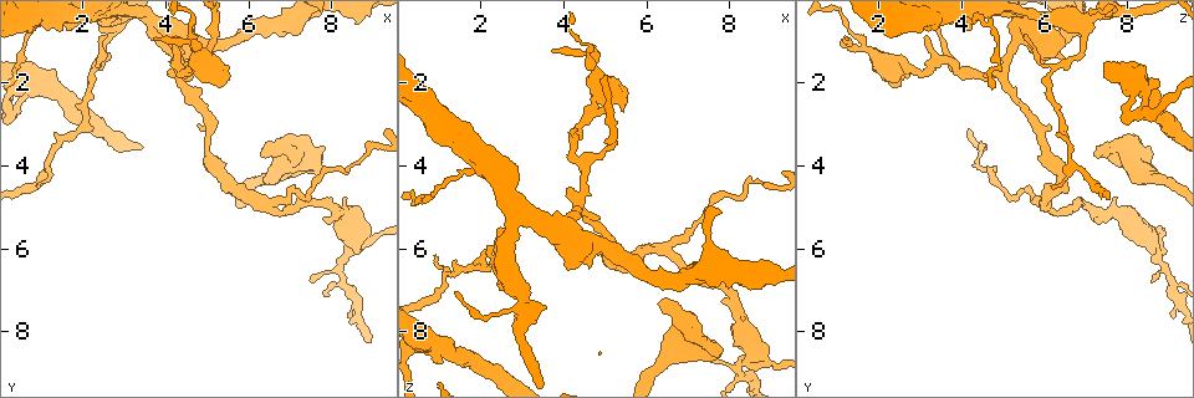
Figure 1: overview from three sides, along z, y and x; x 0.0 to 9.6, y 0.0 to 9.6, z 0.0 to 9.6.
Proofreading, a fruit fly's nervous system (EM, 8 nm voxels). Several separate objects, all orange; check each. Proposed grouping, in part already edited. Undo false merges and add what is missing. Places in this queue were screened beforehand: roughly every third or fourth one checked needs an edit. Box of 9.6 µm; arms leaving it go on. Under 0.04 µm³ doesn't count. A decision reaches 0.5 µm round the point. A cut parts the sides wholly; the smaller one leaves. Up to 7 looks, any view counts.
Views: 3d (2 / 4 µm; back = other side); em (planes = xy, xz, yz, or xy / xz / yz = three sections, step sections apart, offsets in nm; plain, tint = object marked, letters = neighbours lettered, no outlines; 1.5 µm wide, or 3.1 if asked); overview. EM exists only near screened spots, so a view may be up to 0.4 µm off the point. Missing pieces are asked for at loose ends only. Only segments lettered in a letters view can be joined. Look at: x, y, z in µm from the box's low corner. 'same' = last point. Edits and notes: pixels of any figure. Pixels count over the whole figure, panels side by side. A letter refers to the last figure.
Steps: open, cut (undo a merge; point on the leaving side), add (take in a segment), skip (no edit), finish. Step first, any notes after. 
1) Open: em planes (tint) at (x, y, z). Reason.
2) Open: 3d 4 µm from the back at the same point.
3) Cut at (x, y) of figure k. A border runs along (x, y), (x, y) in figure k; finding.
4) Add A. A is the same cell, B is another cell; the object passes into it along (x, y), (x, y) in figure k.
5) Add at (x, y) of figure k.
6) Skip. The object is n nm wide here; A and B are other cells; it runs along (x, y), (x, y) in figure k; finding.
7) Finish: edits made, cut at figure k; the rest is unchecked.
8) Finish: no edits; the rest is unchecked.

Open: em xy step 8 (tint) at (8.25, 6.85, 9.10).

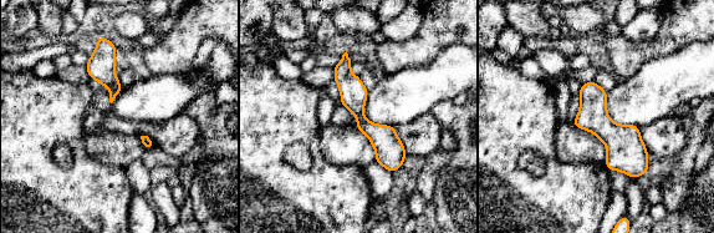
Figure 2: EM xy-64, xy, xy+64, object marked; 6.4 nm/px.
Open: em xz step 4 (tint) at the same point.

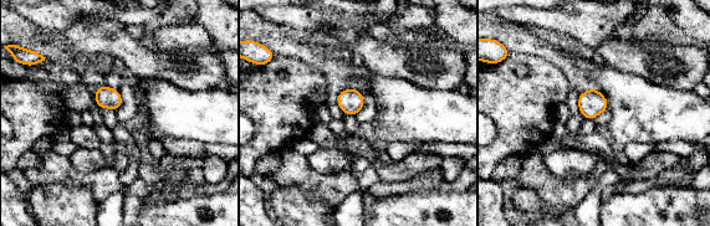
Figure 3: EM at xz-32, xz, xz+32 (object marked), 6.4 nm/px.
Open: em xz step 4 (letters) at the same point.

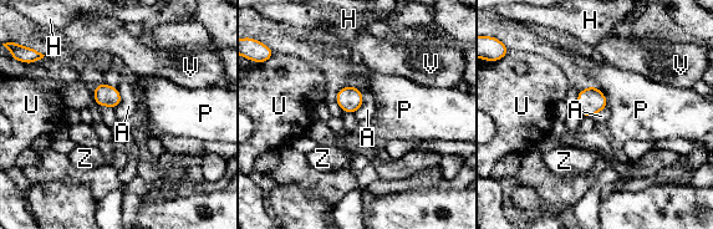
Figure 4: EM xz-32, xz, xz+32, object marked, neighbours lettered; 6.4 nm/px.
Skip. A, H, P, U, V and Z are other cells; a border runs along (356, 86), (362, 105), (354, 113) in figure 4; one cell here.

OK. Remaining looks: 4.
Open: 3d 4 µm at (4.75, 1.05, 1.15). Free end.

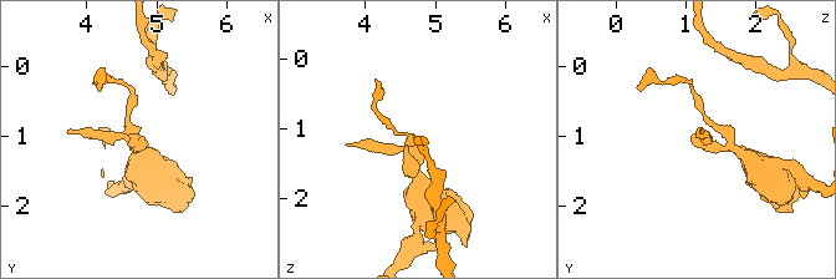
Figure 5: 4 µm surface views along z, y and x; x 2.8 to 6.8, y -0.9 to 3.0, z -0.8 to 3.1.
Open: em xz step 4 (letters) at (4.75, 1.05, 1.10).

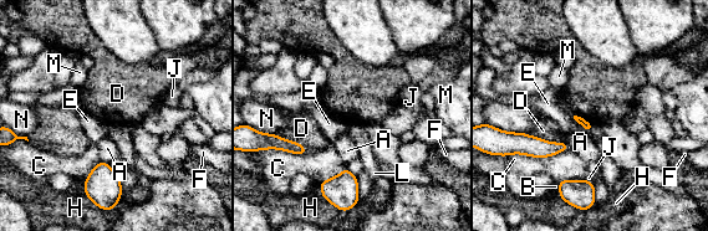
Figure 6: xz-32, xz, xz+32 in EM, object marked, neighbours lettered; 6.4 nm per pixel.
Skip. The longest contact is with C, 340 nm; A, B, C, D, E, F, H, J, L, M and N are other cells; a border runs along (524, 133), (553, 142), (564, 142) in figure 6; none of them fits.

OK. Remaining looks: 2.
Open: em planes (letters) at (4.30, 0.90, 3.15). An open end.

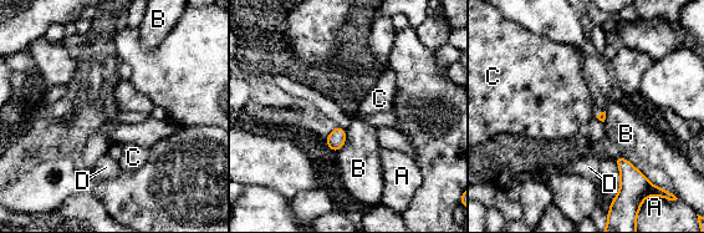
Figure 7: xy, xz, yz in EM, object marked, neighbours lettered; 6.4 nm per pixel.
Skip. The longest contact is with B, 320 nm; A, B, C and D are other cells; a border runs along (615, 157), (625, 157), (653, 185) in figure 7; no lettered segment goes on from it.

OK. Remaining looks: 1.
Finish: no edits; the rest is unchecked.

